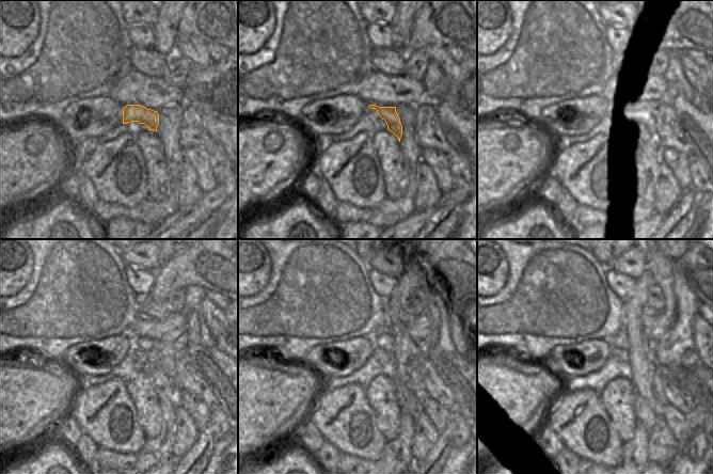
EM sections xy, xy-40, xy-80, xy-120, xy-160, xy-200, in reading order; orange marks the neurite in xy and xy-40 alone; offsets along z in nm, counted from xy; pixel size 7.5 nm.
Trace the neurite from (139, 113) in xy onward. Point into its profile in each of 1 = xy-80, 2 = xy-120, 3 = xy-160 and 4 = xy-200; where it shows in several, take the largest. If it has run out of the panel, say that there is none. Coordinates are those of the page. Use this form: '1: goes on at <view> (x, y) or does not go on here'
1: goes on at xy-80 (637, 120)
2: goes on at xy-120 (163, 386)
3: goes on at xy-160 (407, 401)
4: goes on at xy-200 (645, 415)

